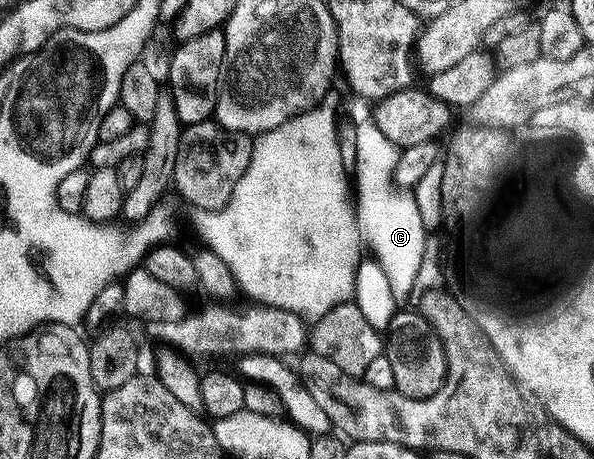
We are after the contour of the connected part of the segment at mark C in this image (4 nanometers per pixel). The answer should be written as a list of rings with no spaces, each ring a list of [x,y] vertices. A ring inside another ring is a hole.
[[[370,122],[370,152],[360,159],[360,174],[354,177],[354,184],[362,199],[363,209],[372,212],[370,241],[374,249],[373,256],[378,260],[391,284],[395,304],[409,302],[412,284],[422,262],[425,239],[428,230],[423,225],[420,211],[417,210],[413,194],[393,188],[393,173],[398,162],[399,148],[384,133]]]

